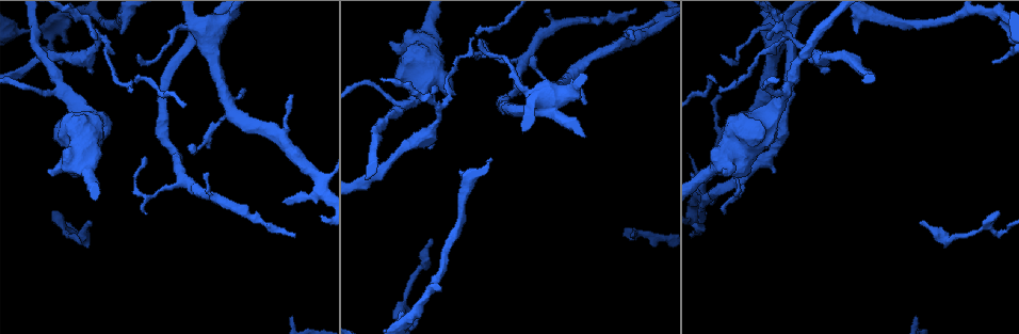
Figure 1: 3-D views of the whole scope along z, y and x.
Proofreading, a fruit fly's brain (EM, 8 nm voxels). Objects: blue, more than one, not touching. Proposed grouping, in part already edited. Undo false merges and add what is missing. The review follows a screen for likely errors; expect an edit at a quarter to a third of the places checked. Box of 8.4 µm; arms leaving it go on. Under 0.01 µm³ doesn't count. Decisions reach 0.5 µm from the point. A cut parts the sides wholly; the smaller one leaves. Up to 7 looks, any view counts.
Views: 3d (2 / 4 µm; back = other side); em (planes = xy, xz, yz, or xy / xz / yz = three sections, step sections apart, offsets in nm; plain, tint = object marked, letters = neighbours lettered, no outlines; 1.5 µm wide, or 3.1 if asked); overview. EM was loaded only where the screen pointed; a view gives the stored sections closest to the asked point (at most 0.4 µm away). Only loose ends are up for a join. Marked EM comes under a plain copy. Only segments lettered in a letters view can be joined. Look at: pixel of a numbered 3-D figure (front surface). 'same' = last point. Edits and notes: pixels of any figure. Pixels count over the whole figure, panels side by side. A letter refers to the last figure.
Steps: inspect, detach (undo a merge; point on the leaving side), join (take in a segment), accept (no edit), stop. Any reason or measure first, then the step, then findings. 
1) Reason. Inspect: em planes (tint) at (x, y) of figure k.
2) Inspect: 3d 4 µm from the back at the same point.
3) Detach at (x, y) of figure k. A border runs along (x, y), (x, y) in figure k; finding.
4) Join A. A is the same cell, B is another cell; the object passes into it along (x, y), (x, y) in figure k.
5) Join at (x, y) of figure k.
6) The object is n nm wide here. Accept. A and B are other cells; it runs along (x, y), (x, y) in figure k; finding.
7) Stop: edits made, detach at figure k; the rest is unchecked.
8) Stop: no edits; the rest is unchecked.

An open end. Inspect: 3d 2 µm from the back at (401, 315) of figure 1.

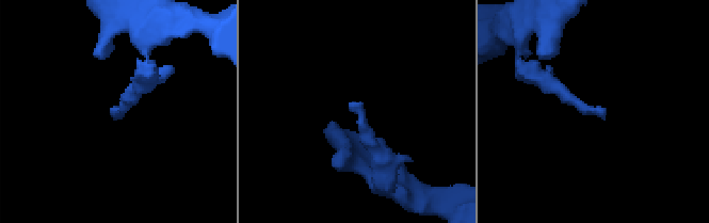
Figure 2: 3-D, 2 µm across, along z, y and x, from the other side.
Inspect: em planes (tint) at (111, 114) of figure 2.

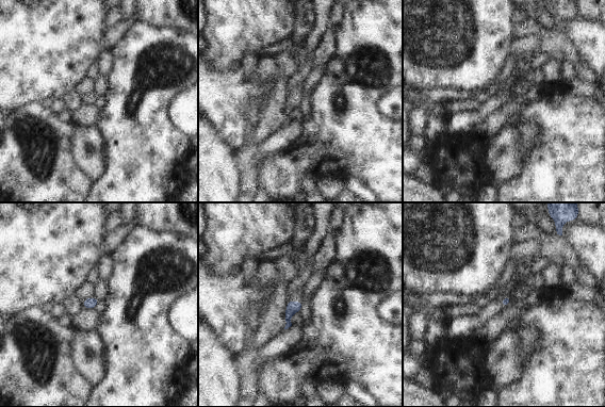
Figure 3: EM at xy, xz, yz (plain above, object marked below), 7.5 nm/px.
Inspect: em planes (letters) at the same point.

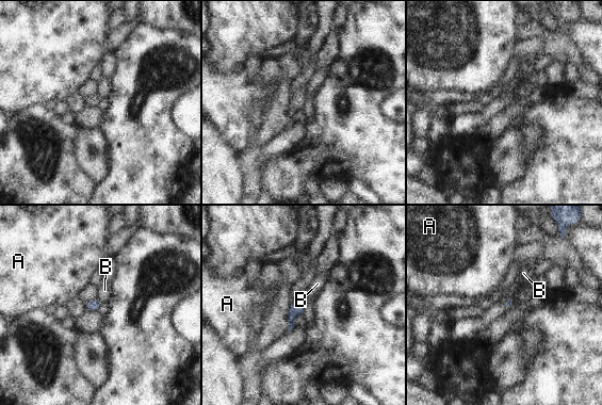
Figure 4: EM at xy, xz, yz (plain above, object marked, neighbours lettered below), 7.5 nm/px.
Accept. A and B are other cells; a border runs along (513, 297), (506, 298), (503, 302) in figure 4; no lettered segment goes on from it.

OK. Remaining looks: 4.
Thick turns thin. Inspect: em planes (letters) at (420, 269) of figure 1.

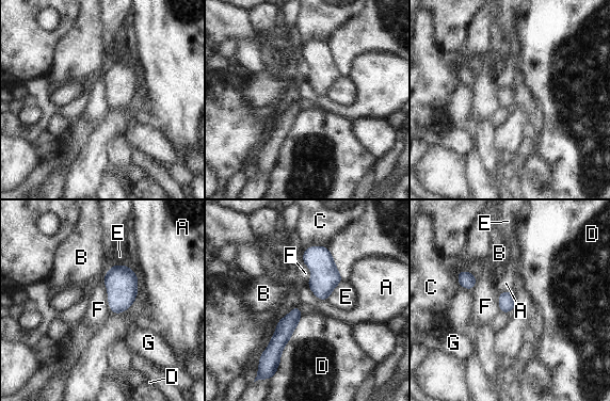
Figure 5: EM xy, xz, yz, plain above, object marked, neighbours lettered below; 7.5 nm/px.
Accept. A, B, C, D, E, F and G are other cells; it runs along (297, 309), (276, 345), (276, 354) in figure 5; continuous, no second neuron.

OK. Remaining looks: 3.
An open end. Inspect: 3d 4 µm at (715, 200) of figure 1.

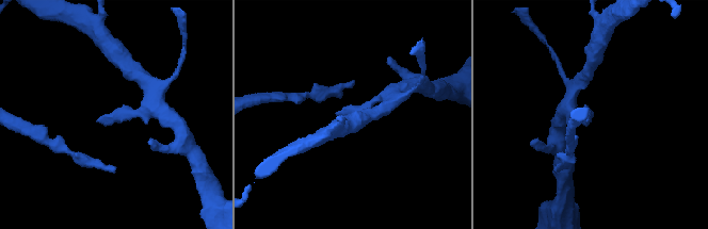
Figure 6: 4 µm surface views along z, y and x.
Inspect: em yz step 8 (letters) at (337, 115) of figure 6.

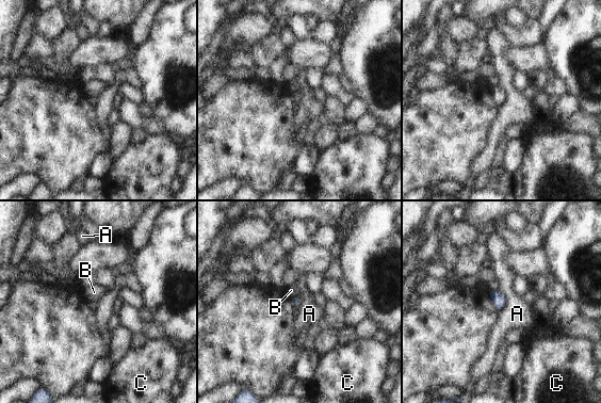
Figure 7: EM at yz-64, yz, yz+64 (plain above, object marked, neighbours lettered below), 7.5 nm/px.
Inspect: em xy step 4 (letters) at the same point.

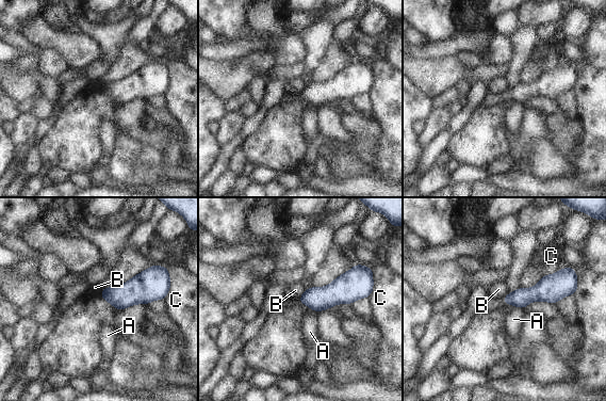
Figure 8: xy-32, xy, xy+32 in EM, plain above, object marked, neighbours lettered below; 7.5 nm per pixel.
The object is 140 nm wide here. Accept. A, B and C are other cells; a border runs along (509, 304), (517, 305), (523, 309) in figure 8; none of them fits.

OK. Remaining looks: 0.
Stop: no edits; the rest is unchecked.

